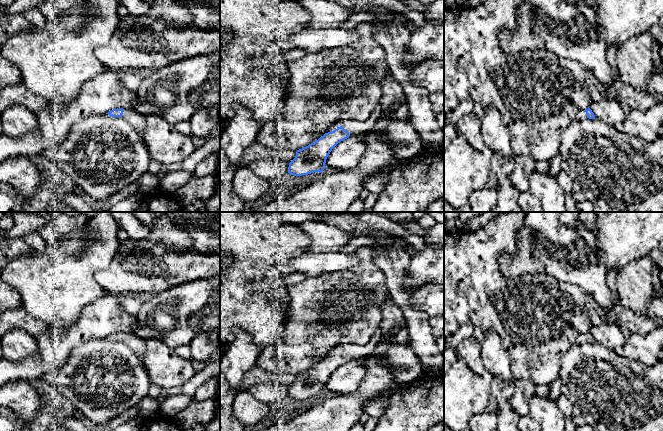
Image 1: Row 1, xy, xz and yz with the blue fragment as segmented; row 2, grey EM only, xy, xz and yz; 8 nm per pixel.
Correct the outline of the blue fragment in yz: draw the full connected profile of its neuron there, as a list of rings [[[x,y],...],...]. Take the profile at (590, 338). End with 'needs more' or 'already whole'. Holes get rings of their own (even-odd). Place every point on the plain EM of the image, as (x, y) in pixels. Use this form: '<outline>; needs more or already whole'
[[[590,332],[579,335],[576,340],[576,344],[582,344],[586,342],[595,343],[595,339]]]; needs more

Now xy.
[[[113,333],[106,338],[123,342],[142,361],[146,350],[146,338],[138,337],[133,333]]]; needs more

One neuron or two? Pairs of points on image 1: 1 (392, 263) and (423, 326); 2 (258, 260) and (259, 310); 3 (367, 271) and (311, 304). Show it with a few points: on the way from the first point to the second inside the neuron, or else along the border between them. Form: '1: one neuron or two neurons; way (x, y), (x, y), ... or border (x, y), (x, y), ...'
1: one neuron; way (395, 279), (396, 290), (408, 310)
2: one neuron; way (258, 272), (258, 298)
3: one neuron; way (353, 285), (337, 299), (325, 299)

